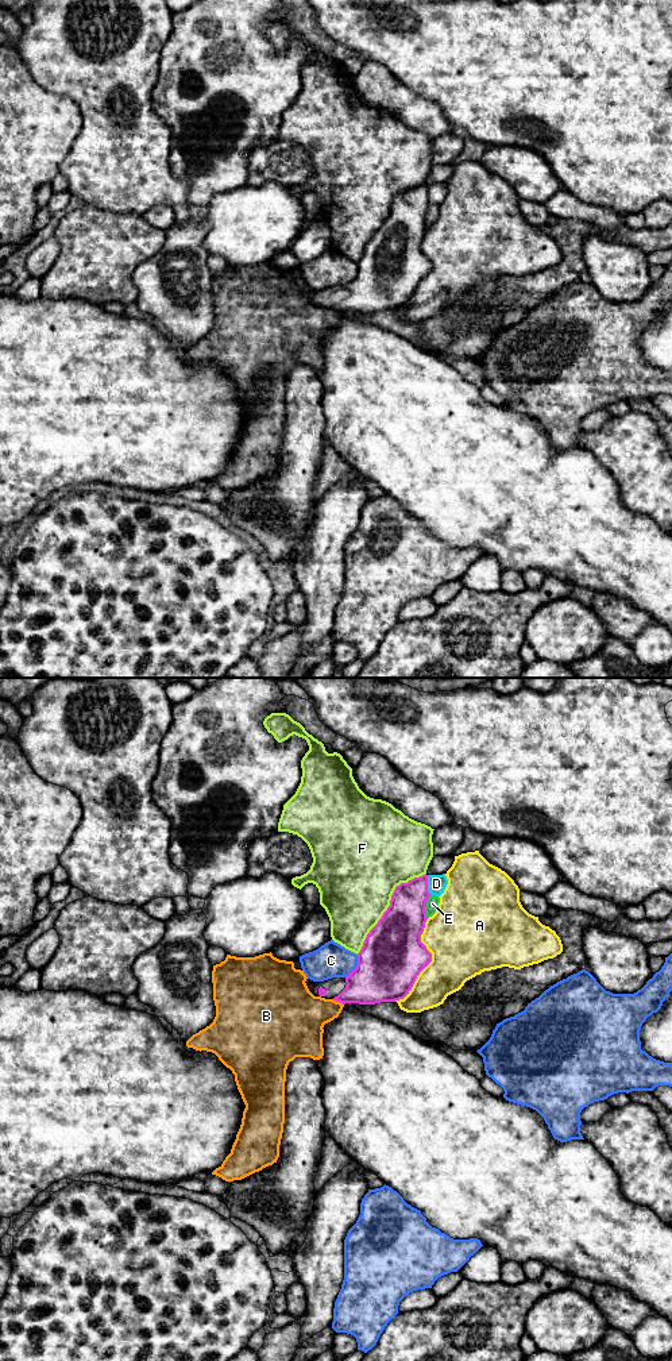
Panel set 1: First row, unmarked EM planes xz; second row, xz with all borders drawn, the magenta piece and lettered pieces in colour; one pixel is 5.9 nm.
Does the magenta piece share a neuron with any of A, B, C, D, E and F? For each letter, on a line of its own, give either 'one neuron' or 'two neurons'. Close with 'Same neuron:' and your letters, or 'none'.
A: two neurons
B: two neurons
C: two neurons
D: two neurons
E: two neurons
F: two neurons
Same neuron: none

